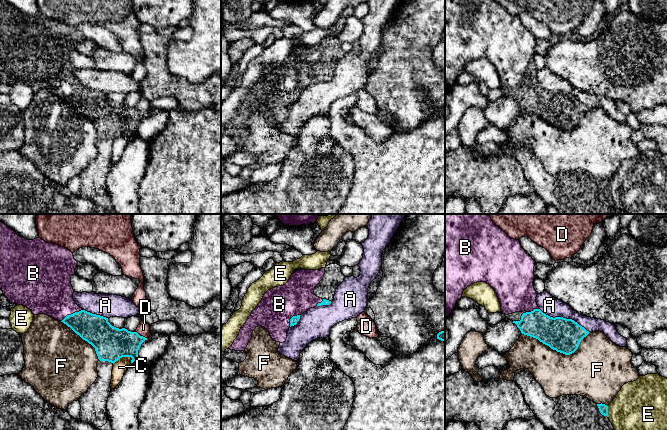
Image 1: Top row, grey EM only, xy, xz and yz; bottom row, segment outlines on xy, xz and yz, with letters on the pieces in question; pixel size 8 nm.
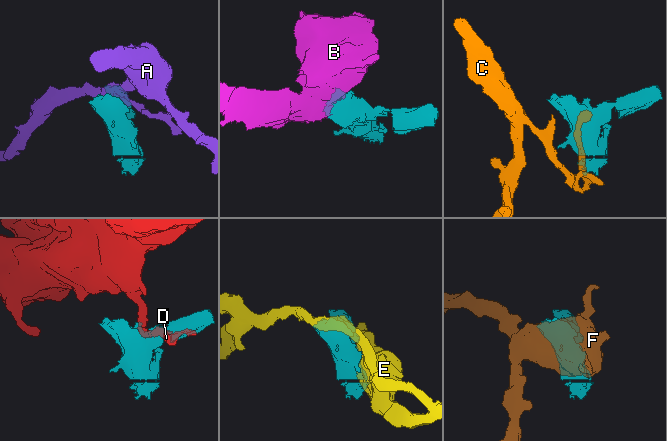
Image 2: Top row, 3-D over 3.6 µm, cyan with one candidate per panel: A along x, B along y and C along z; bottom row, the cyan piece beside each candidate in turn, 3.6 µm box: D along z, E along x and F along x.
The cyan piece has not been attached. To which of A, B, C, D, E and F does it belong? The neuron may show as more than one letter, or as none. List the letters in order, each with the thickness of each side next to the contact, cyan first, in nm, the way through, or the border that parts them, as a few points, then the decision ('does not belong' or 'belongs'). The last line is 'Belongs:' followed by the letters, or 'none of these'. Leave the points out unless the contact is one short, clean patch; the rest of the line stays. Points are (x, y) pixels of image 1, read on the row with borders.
A: 280/150 nm | does not belong
B: 240/360 nm | belongs
C: 260/110 nm | does not belong
D: 260/110 nm | along xy (135, 331), (146, 338) | does not belong
E: 70/380 nm | does not belong
F: 280/340 nm | does not belong
Belongs: B

